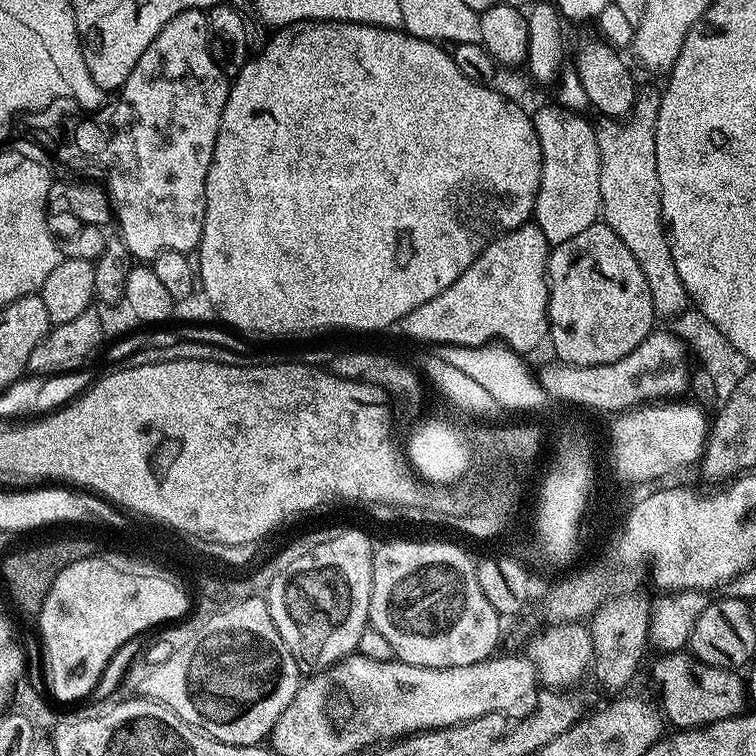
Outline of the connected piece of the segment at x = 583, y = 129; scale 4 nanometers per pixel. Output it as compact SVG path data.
M548 102L532 116L532 125L542 146L542 178L536 195L534 223L542 230L549 245L570 242L586 226L601 219L600 151L596 128L588 125L579 112Z

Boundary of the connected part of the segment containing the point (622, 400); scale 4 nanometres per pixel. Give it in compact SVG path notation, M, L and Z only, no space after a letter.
M653 330L645 340L638 342L638 346L634 346L634 350L630 350L630 354L626 354L626 358L618 358L618 362L602 366L578 366L555 358L549 359L549 364L542 365L540 372L538 371L539 384L553 401L561 400L564 404L577 404L580 408L593 408L596 412L615 414L645 402L679 397L689 387L689 369L684 368L684 352L686 353L685 345L671 331Z

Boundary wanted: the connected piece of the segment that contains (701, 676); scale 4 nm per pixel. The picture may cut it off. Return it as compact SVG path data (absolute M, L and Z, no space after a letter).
M684 650L657 657L652 664L652 680L660 691L658 708L673 729L705 728L707 724L730 720L745 711L746 680L739 671L704 664Z

